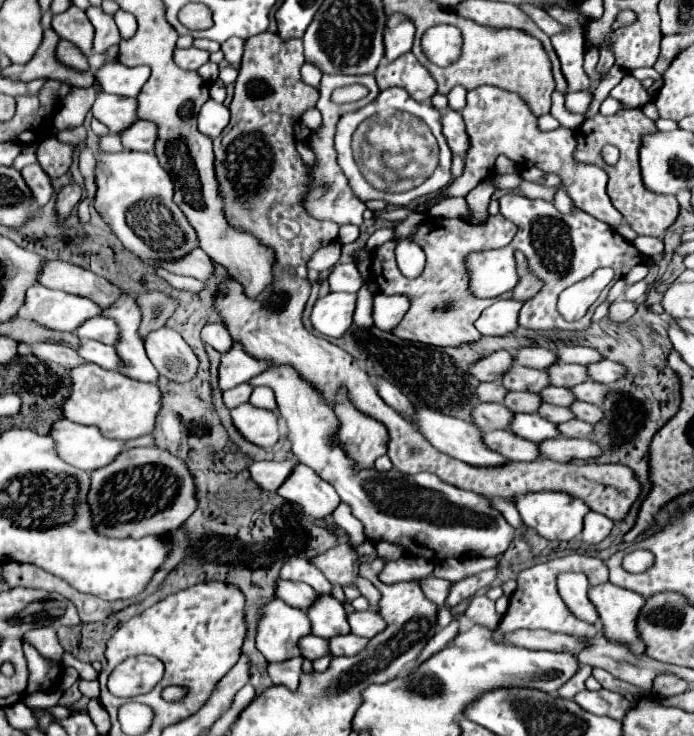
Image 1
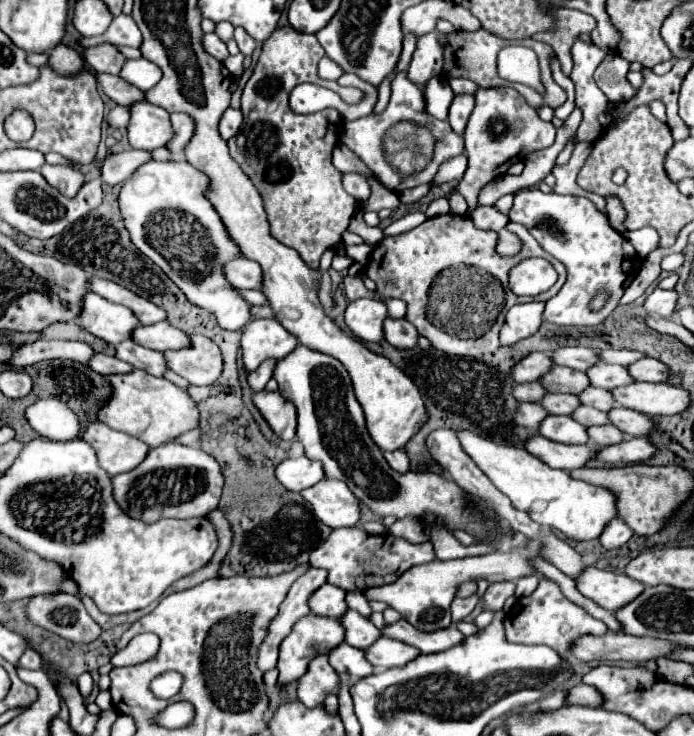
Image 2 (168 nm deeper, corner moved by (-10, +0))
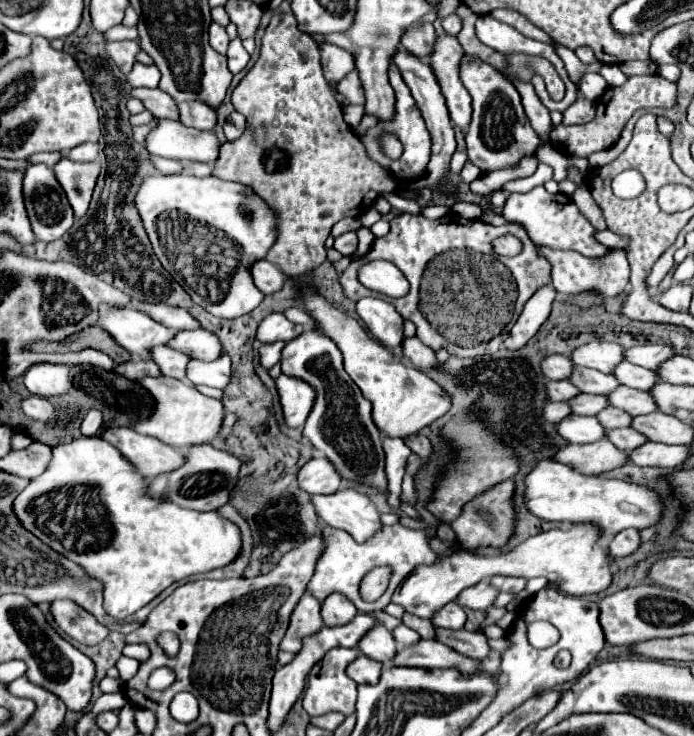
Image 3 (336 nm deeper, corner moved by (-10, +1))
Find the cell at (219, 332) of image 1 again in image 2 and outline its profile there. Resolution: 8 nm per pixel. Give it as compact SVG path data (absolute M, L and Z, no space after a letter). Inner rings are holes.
M149 160L135 170L119 192L119 208L131 242L153 260L197 306L209 308L219 326L237 332L249 322L249 304L223 278L221 266L239 256L213 206L203 198L207 178L185 160Z

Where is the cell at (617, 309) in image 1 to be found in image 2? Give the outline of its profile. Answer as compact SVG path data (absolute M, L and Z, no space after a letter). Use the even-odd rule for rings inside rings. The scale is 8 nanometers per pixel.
M655 288L655 290L647 296L643 308L645 308L647 314L657 314L657 316L669 318L669 316L673 314L675 300L677 300L677 294L675 294L673 290L669 292L669 290L659 290L659 288Z

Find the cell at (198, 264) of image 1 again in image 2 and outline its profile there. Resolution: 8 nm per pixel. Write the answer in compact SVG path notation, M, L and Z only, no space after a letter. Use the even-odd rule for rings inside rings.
M235 258L229 260L223 266L223 274L227 276L227 282L235 288L255 288L261 286L261 266L247 258Z

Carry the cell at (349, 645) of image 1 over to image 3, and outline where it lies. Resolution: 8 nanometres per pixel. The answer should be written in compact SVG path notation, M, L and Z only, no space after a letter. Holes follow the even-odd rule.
M419 641L411 647L403 647L395 659L393 665L403 667L455 667L467 675L479 673L479 661L467 659L465 655L459 655L457 651L451 651L451 647L439 643L439 641Z

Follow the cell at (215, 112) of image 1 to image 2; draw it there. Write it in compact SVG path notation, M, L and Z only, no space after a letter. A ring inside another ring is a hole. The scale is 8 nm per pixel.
M227 108L219 120L219 134L223 140L229 140L231 136L235 136L241 128L241 122L243 122L243 114L241 110L235 110L235 108Z

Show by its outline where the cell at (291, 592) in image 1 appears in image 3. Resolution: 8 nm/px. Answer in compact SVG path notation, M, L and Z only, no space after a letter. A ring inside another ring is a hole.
M333 593L321 605L321 615L327 627L341 627L341 625L351 623L351 619L355 619L357 607L347 597Z

